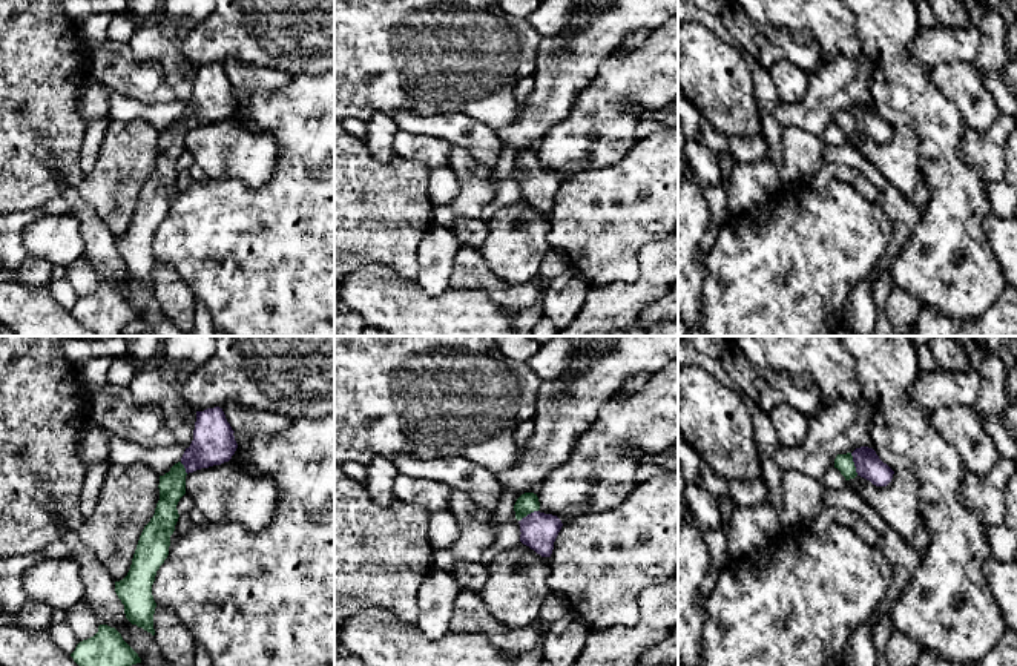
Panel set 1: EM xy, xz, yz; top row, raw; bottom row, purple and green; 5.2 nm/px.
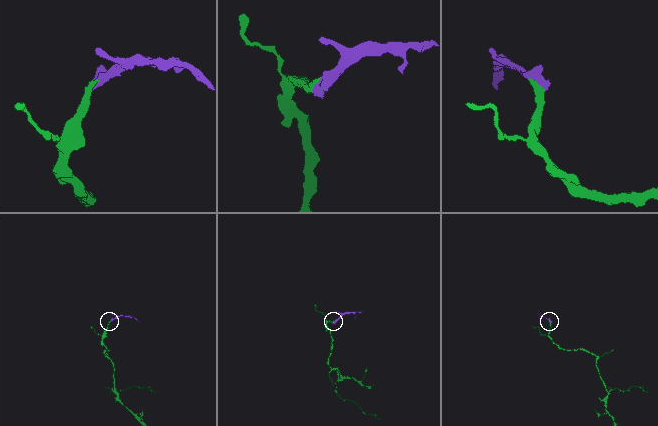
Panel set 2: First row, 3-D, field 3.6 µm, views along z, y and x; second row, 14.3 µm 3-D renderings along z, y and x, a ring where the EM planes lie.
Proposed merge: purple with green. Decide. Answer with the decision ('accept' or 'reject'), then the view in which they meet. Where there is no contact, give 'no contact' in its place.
accept | yz

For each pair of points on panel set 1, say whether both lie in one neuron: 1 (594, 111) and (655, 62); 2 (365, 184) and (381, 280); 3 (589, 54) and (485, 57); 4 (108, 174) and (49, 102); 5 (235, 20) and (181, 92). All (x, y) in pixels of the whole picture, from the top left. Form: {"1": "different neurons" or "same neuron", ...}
{"1": "same neuron", "2": "different neurons", "3": "different neurons", "4": "different neurons", "5": "different neurons"}

